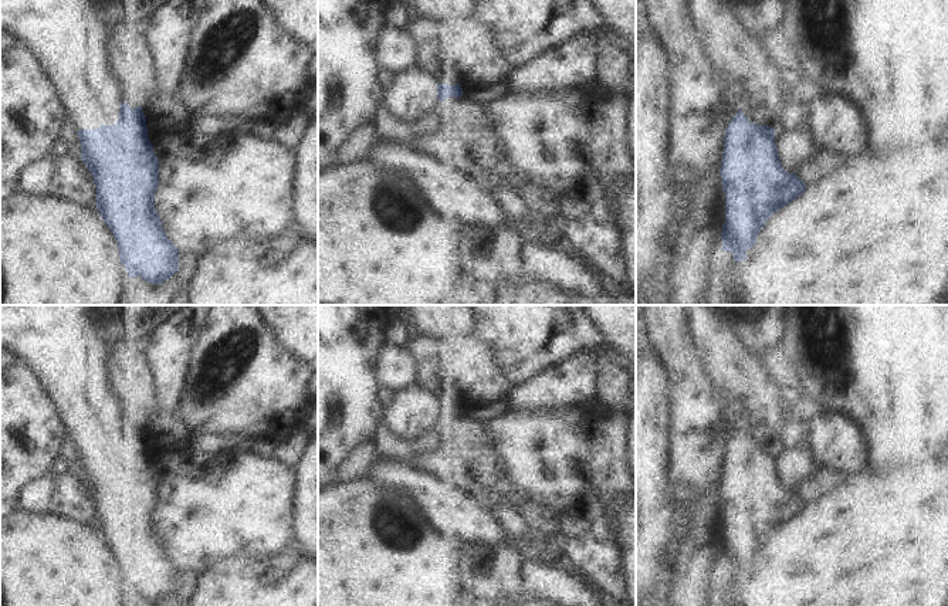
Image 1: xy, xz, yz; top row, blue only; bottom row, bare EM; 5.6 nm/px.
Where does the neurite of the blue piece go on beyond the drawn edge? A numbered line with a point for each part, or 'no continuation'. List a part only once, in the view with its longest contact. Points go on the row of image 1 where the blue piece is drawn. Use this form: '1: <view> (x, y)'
1: xy (68, 37)

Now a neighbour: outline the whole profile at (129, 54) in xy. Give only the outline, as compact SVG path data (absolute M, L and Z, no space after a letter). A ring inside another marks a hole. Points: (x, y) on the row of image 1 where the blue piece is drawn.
M148 23L114 24L109 30L106 50L111 68L126 91L123 102L126 102L131 109L140 106L143 115L146 115L166 108L159 88L159 70L156 55L150 48Z

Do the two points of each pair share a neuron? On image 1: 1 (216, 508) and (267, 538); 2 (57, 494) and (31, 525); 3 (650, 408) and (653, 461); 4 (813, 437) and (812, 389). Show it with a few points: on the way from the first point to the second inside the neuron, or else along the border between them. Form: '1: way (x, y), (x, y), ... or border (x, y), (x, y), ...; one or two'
1: way (229, 508), (237, 508), (254, 525); one
2: border (16, 508), (30, 513), (54, 513), (74, 521); two
3: way (650, 420), (650, 449); one
4: border (846, 412), (808, 410), (801, 413); two

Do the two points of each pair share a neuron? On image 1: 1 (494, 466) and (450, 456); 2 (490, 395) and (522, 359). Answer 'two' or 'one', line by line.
1: one
2: two

